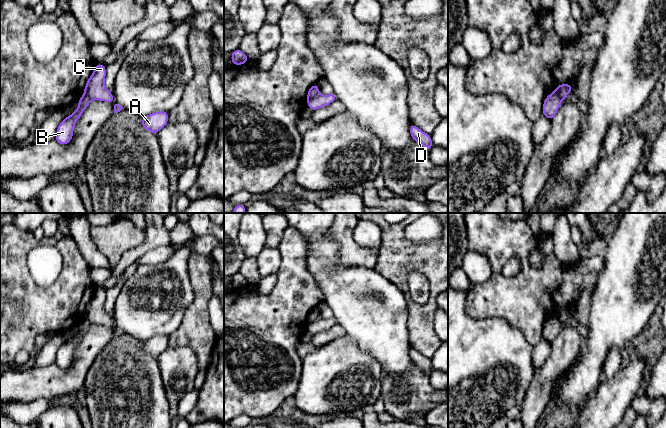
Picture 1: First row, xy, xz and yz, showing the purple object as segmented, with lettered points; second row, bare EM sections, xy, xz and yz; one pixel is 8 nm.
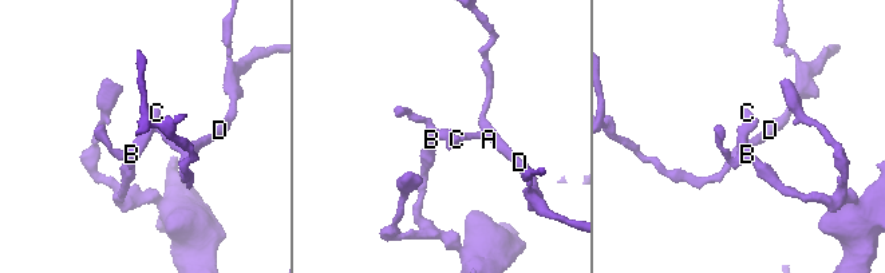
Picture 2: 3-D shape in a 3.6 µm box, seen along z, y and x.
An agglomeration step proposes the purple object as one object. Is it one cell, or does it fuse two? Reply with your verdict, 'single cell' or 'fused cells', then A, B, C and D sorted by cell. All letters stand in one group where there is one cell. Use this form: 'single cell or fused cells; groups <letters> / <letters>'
fused cells; groups A C D / B

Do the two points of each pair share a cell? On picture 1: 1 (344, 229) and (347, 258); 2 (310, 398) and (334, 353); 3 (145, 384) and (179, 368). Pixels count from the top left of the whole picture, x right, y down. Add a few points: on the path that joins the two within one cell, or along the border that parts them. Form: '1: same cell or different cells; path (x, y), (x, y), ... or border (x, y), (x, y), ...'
1: same cell; path (344, 236), (347, 243), (347, 251)
2: same cell; path (321, 387), (334, 372), (334, 364)
3: different cells; border (156, 358), (167, 399)

